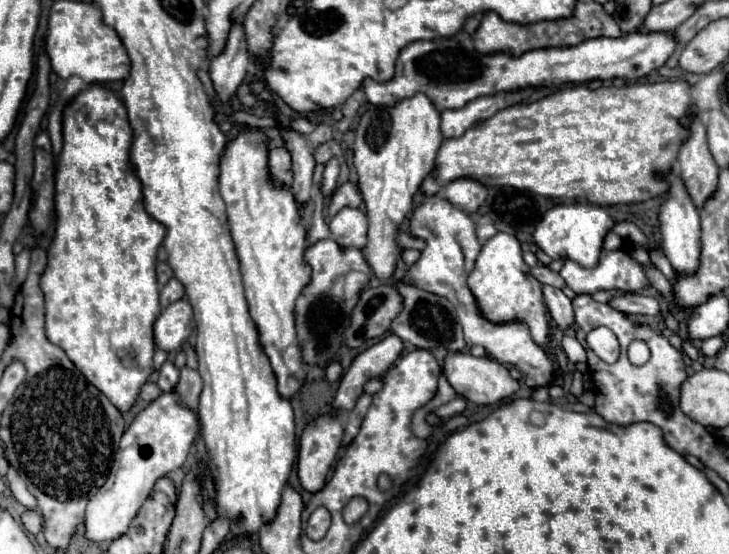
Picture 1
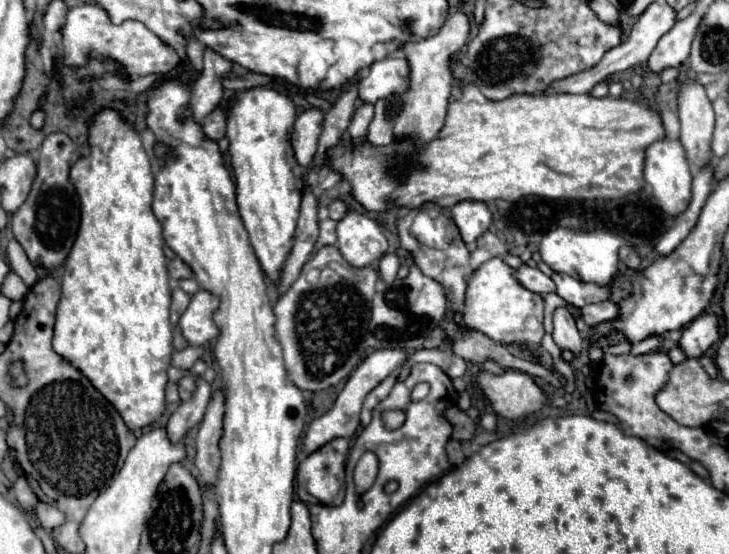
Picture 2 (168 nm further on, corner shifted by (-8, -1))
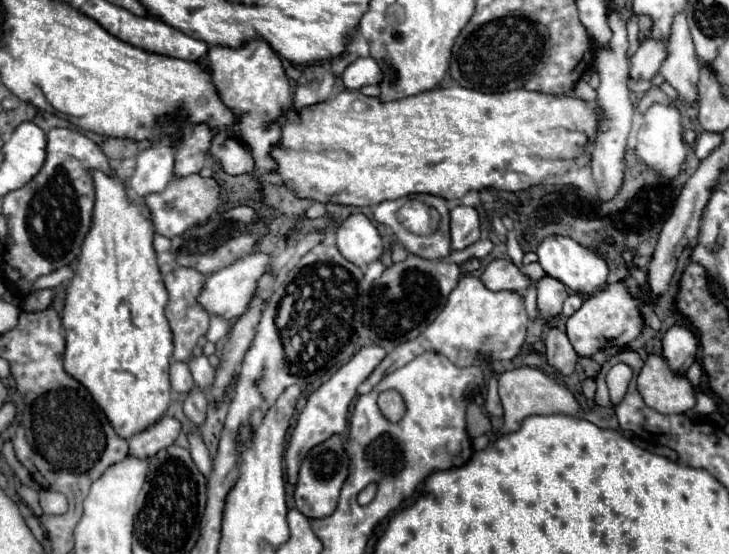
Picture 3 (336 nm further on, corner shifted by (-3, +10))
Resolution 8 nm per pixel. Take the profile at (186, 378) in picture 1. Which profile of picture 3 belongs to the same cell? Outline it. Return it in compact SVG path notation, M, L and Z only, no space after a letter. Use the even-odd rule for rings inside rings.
M163 417L153 427L129 439L129 455L137 459L151 459L159 449L173 445L179 433L181 423L175 417Z

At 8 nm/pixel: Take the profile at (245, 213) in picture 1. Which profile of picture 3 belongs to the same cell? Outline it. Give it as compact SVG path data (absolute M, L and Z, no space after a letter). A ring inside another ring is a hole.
M249 41L237 49L221 45L209 47L207 63L223 103L239 117L239 123L235 125L235 137L245 141L245 145L251 149L255 159L255 175L273 173L275 161L269 157L269 151L281 137L281 123L285 123L285 111L293 101L281 57L267 41Z

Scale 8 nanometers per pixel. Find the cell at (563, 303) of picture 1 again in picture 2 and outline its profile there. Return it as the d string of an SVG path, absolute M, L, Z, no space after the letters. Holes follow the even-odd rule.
M566 306L556 308L554 312L554 332L552 332L554 342L562 348L562 350L572 350L574 354L580 354L582 350L582 336L576 328L576 318L572 316L572 312Z

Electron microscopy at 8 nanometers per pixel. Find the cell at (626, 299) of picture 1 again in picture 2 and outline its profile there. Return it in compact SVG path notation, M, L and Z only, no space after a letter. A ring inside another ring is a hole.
M604 300L604 302L598 302L598 304L588 304L588 306L582 308L582 320L586 320L588 324L600 324L600 322L614 320L618 314L620 314L620 308L612 300Z

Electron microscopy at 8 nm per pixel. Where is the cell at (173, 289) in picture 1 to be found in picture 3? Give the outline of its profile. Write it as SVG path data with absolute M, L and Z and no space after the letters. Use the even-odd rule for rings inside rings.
M175 267L171 273L163 277L165 289L169 293L169 303L167 303L167 319L171 325L171 335L173 335L173 357L177 361L189 361L193 357L193 349L199 341L201 335L207 333L209 329L209 313L199 305L197 297L201 293L201 287L205 285L205 275L197 273L195 269L185 269L185 267Z

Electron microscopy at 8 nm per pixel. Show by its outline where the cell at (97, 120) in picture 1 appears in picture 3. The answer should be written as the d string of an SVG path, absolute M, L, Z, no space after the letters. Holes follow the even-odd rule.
M93 171L95 181L95 209L93 227L81 247L81 255L73 263L75 277L67 287L67 299L63 309L63 331L65 331L65 371L77 379L105 413L119 437L131 439L157 423L169 403L169 363L173 353L171 329L165 317L167 293L155 261L153 251L153 223L143 209L127 197L123 179Z

